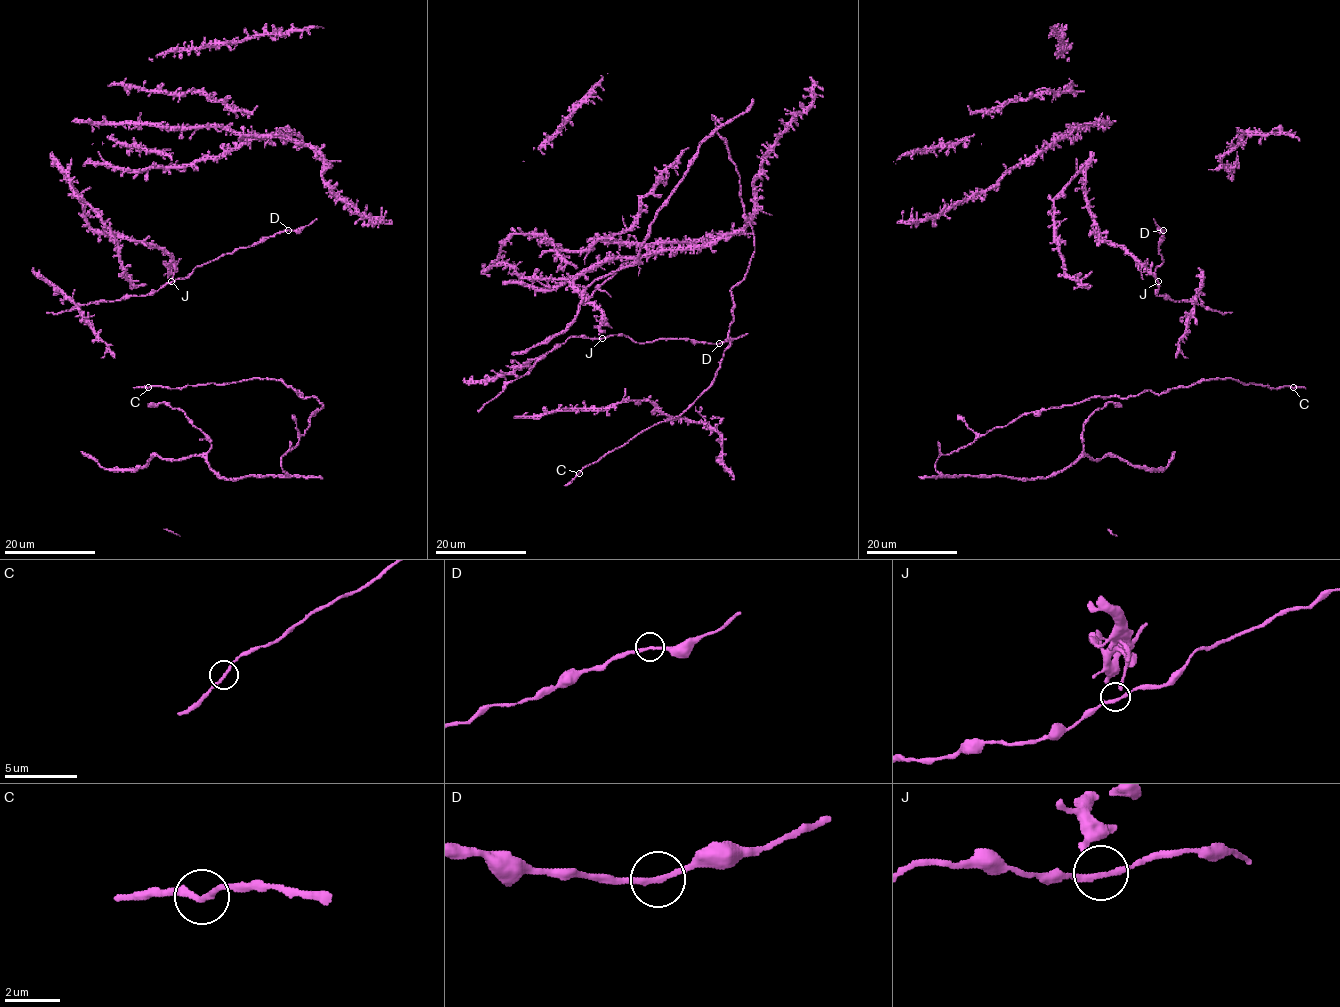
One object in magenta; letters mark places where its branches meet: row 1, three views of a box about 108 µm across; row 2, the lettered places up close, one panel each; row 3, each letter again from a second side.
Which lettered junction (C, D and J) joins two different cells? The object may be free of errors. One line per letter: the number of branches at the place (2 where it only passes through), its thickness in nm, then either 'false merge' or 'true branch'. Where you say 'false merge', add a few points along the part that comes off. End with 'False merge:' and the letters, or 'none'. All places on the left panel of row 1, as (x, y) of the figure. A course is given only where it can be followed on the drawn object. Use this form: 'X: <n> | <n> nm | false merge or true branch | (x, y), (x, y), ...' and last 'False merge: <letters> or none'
C: 2 | 200 nm | true branch
D: 2 | 200 nm | true branch
J: 2 | 200 nm | true branch
False merge: none

